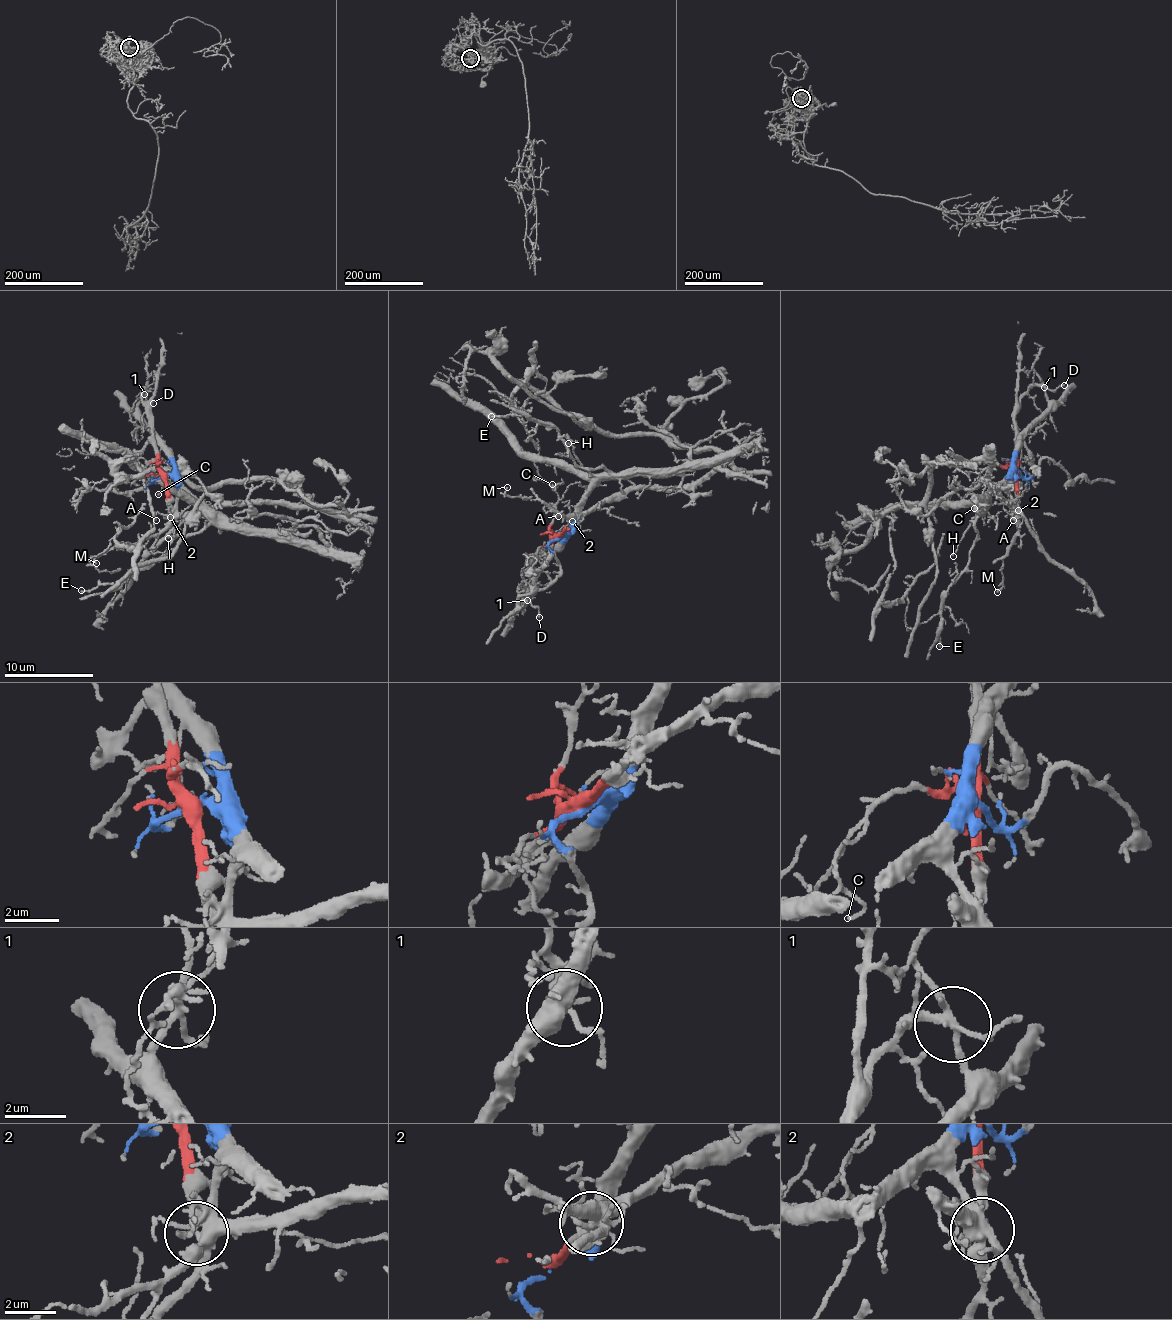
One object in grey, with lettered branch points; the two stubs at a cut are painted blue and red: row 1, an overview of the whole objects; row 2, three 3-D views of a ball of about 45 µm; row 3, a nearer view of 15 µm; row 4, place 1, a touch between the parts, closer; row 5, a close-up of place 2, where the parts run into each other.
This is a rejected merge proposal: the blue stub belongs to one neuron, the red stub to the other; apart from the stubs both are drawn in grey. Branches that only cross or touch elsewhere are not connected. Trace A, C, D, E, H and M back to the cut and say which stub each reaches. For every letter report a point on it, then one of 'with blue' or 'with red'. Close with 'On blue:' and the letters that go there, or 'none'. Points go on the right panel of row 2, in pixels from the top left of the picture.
A: (1013, 520) | with red
C: (974, 508) | with red
D: (1064, 385) | with red
E: (939, 646) | with blue
H: (953, 556) | with blue
M: (997, 592) | with red
On blue: E, H

